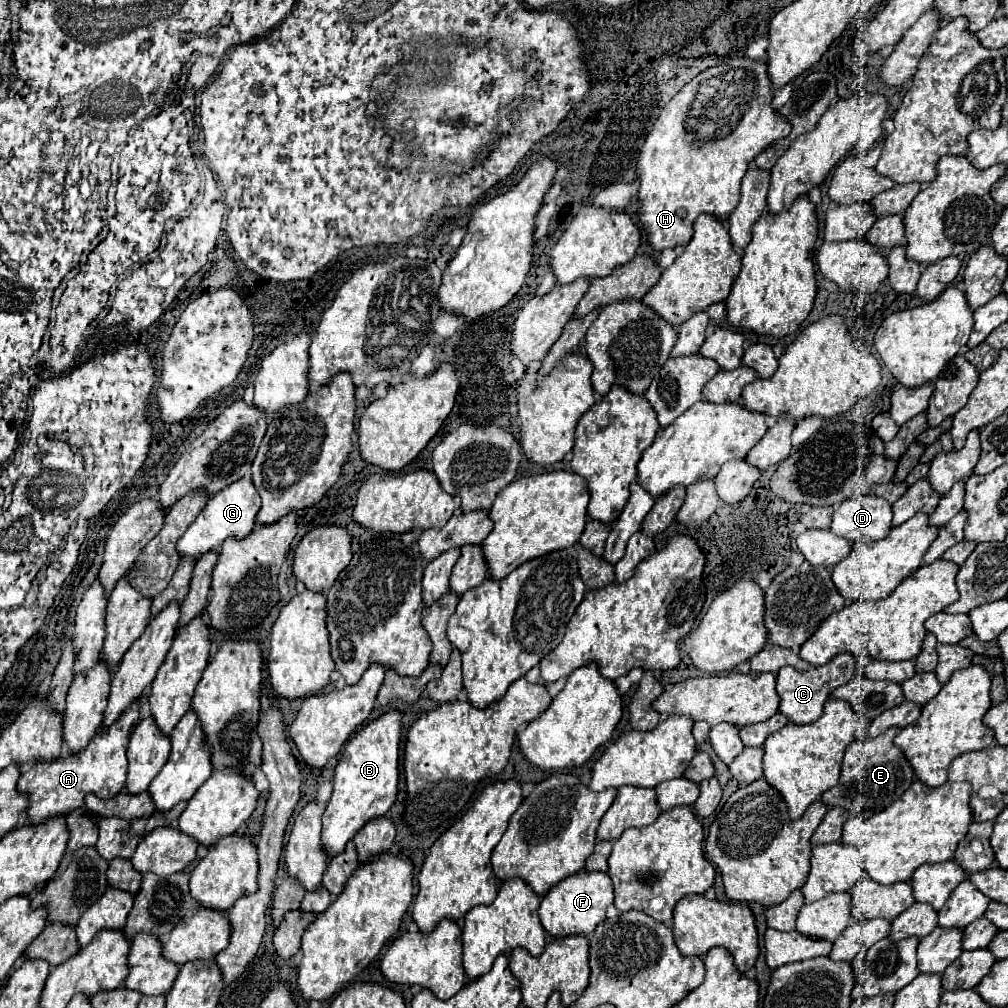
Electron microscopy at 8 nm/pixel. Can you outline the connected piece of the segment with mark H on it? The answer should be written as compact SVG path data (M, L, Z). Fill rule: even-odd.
M732 59L728 65L710 67L688 85L684 85L660 111L652 131L648 133L636 163L638 173L638 225L646 231L654 251L686 245L694 235L694 219L700 213L720 221L728 219L740 199L740 183L752 159L766 151L774 141L790 133L790 125L772 107L772 87L766 65L752 59Z

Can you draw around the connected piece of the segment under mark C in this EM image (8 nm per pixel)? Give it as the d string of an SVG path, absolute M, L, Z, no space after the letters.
M840 653L834 659L830 659L826 665L812 667L808 671L794 671L792 667L782 667L776 679L776 693L780 697L778 711L796 725L814 723L822 715L822 707L830 697L830 691L848 683L854 677L854 667L856 667L856 657L852 657L850 653Z

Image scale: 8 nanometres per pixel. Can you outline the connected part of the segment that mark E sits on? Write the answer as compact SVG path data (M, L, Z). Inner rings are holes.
M890 727L884 735L878 735L876 739L854 741L844 753L838 785L822 793L820 801L828 807L844 807L846 811L850 811L850 815L870 817L878 811L884 811L890 803L894 803L894 799L900 799L902 793L912 785L914 771L904 753L892 743L896 733L898 729Z

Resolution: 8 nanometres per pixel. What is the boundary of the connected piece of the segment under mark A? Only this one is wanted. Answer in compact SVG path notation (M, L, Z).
M134 703L120 719L108 727L106 731L98 731L96 737L90 741L86 751L78 755L68 755L64 759L56 759L54 763L36 763L28 771L24 771L18 779L16 789L28 795L28 823L38 825L52 817L66 817L68 813L84 807L84 797L94 793L98 799L112 799L116 793L122 791L126 781L126 749L130 741L130 733L138 723L138 709L140 703Z

